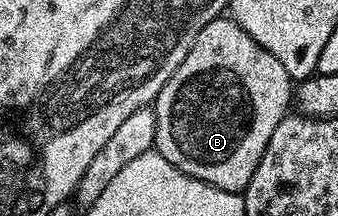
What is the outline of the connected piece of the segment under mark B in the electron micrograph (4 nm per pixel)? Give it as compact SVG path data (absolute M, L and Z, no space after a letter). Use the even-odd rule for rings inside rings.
M220 16L197 32L197 40L193 40L185 60L181 60L177 72L169 76L155 98L157 136L154 149L181 172L205 184L213 184L213 188L240 193L246 190L249 180L253 180L253 172L257 172L257 164L261 164L273 128L287 117L287 105L292 102L293 79L289 72L285 72L281 60L265 52L265 48L261 48L261 44L257 44L257 40L253 40L253 36L249 36L249 32L242 30L232 18Z

